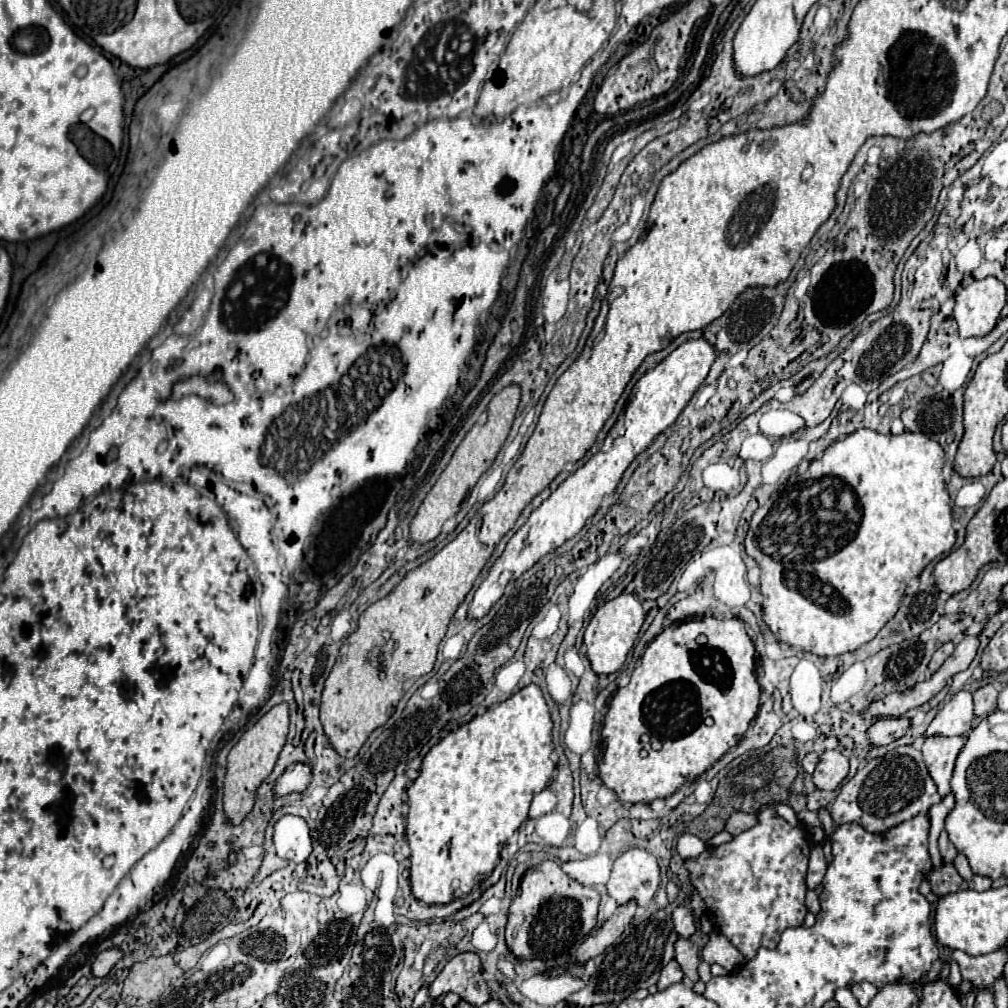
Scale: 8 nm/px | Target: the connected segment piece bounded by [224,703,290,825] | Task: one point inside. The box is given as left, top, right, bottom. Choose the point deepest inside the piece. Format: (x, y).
(251, 760)

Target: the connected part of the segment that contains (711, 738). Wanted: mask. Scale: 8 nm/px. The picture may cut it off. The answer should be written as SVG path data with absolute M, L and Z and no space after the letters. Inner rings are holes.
M692 619L672 623L646 647L640 665L634 669L630 683L620 687L608 705L602 723L604 751L598 763L598 775L602 783L612 789L622 803L652 803L654 799L666 799L682 783L692 783L714 761L718 761L730 747L738 745L744 737L750 721L760 705L760 687L754 675L756 651L750 641L744 621L732 619ZM706 635L708 643L698 645L696 637ZM650 733L662 739L660 751L650 751L648 757L640 757L640 735Z

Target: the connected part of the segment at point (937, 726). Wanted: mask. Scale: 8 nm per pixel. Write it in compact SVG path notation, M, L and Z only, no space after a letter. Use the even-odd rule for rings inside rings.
M958 691L950 701L938 711L938 715L928 725L926 737L930 735L966 735L974 721L974 701L970 691Z

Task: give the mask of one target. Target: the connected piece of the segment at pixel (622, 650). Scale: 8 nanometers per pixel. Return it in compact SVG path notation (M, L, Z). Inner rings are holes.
M620 593L618 597L602 603L596 609L594 617L590 619L584 631L584 645L586 645L586 655L590 659L590 665L598 675L616 673L624 665L626 655L632 649L642 623L644 623L642 603L636 599L636 595L630 593Z

